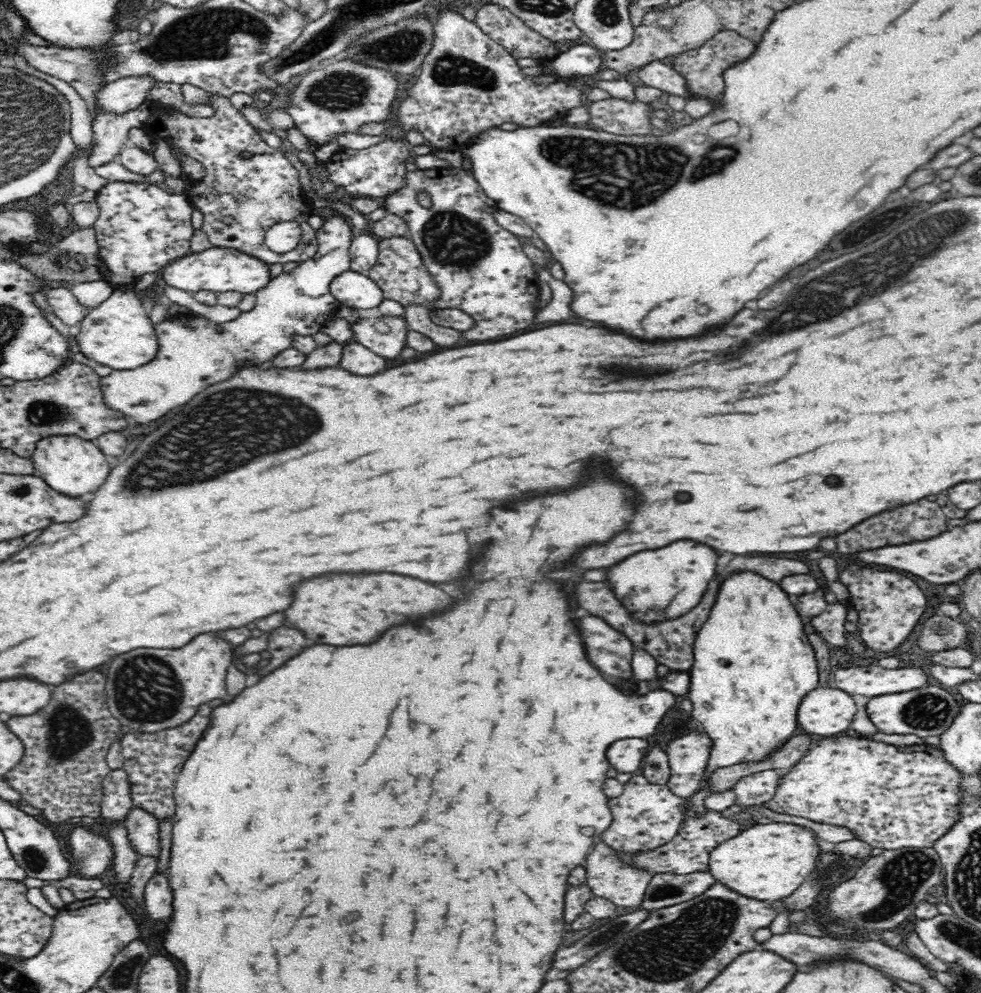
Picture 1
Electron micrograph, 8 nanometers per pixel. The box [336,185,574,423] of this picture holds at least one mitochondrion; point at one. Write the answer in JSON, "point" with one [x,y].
{"point":[458,242]}

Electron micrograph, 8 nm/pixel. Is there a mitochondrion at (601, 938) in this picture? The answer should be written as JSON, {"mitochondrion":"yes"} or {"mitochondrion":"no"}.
{"mitochondrion":"yes"}

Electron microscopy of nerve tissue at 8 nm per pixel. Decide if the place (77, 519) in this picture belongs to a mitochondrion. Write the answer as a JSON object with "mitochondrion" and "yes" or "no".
{"mitochondrion":"no"}

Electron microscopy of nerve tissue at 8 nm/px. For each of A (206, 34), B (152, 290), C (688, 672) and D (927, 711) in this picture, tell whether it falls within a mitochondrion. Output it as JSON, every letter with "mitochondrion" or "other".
{"A":"mitochondrion","B":"other","C":"other","D":"mitochondrion"}

